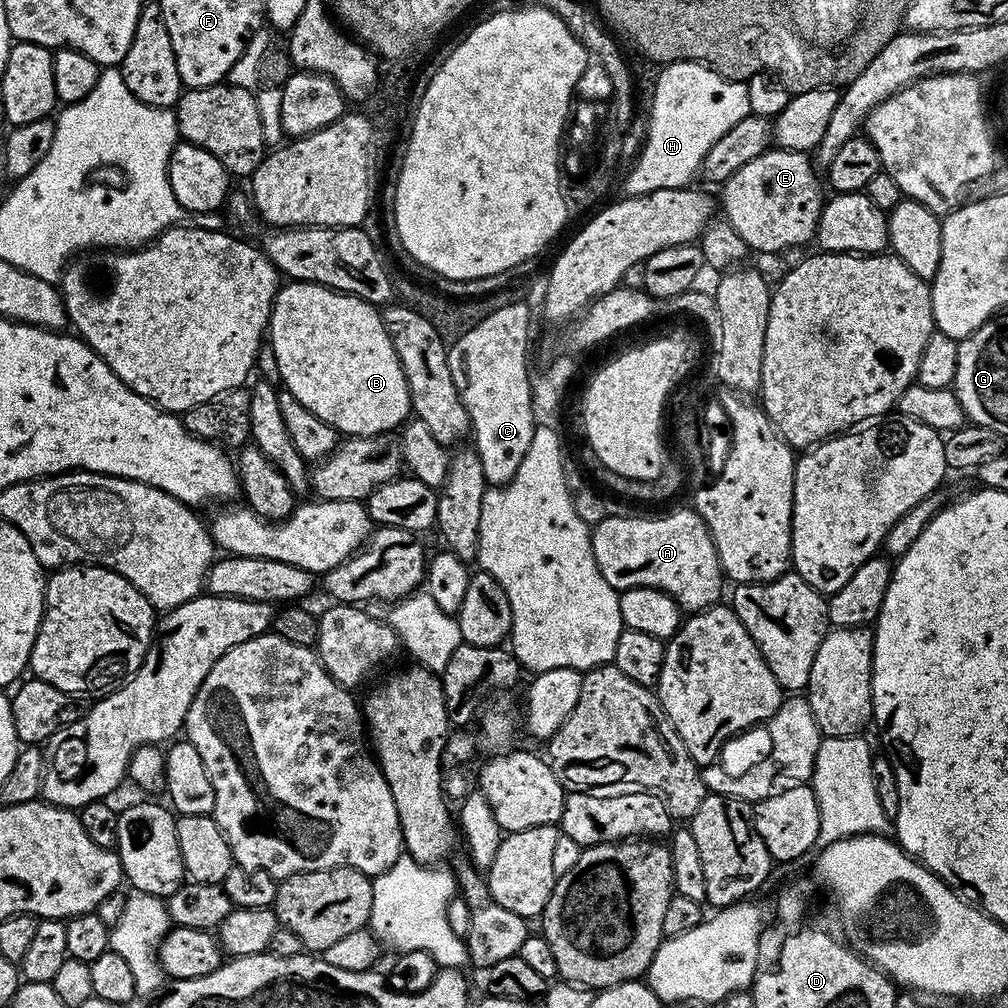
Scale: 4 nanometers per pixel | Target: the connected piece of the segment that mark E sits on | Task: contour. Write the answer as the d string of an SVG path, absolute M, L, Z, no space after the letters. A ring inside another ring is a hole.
M775 146L769 147L768 151L764 152L758 158L754 158L754 162L746 162L746 166L742 166L742 170L738 170L738 174L734 174L729 180L722 186L722 192L724 192L724 212L726 215L727 224L732 227L736 233L738 233L742 242L748 250L753 253L756 252L784 252L787 248L796 248L799 244L812 244L815 234L816 227L820 221L820 210L822 207L822 199L820 200L820 184L822 188L822 180L816 177L816 172L812 169L813 161L810 159L809 153L807 152L791 152L785 148L778 148Z

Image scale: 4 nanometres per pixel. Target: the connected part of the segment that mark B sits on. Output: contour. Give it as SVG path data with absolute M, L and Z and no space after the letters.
M304 280L288 282L277 292L276 301L272 303L272 316L268 319L267 335L270 340L272 336L271 359L278 366L283 387L290 394L294 394L294 398L298 398L298 402L302 406L306 406L306 410L310 410L318 418L322 418L322 422L326 422L331 428L336 429L337 433L343 434L345 437L383 436L395 433L409 419L412 412L412 399L410 390L406 386L406 374L402 370L400 359L394 350L394 342L390 342L390 334L386 330L384 317L377 305L367 304L362 298L352 296L349 292L336 292L324 284L308 284Z

